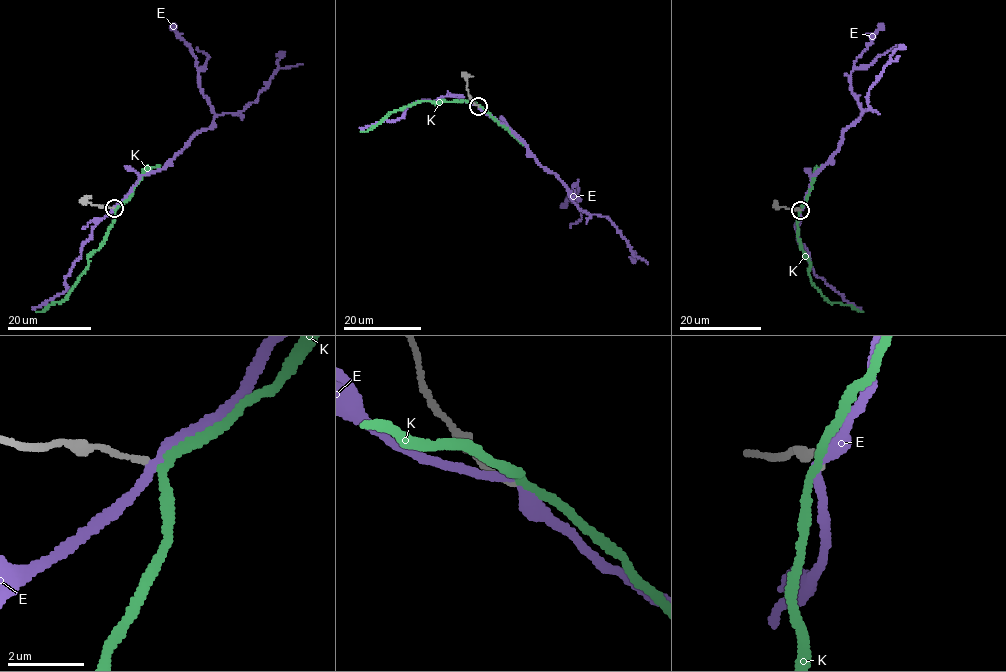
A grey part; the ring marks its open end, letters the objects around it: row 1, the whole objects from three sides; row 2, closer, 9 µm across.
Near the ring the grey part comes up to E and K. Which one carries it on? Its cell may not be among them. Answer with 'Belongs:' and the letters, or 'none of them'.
Belongs: K

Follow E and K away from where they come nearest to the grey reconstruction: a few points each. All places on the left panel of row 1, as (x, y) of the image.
E: (112, 208), (136, 180), (166, 165), (215, 117), (254, 103), (276, 69), (303, 63)
K: (113, 208), (114, 219), (106, 237), (89, 254), (88, 267), (60, 302), (52, 302), (43, 310), (35, 312)

